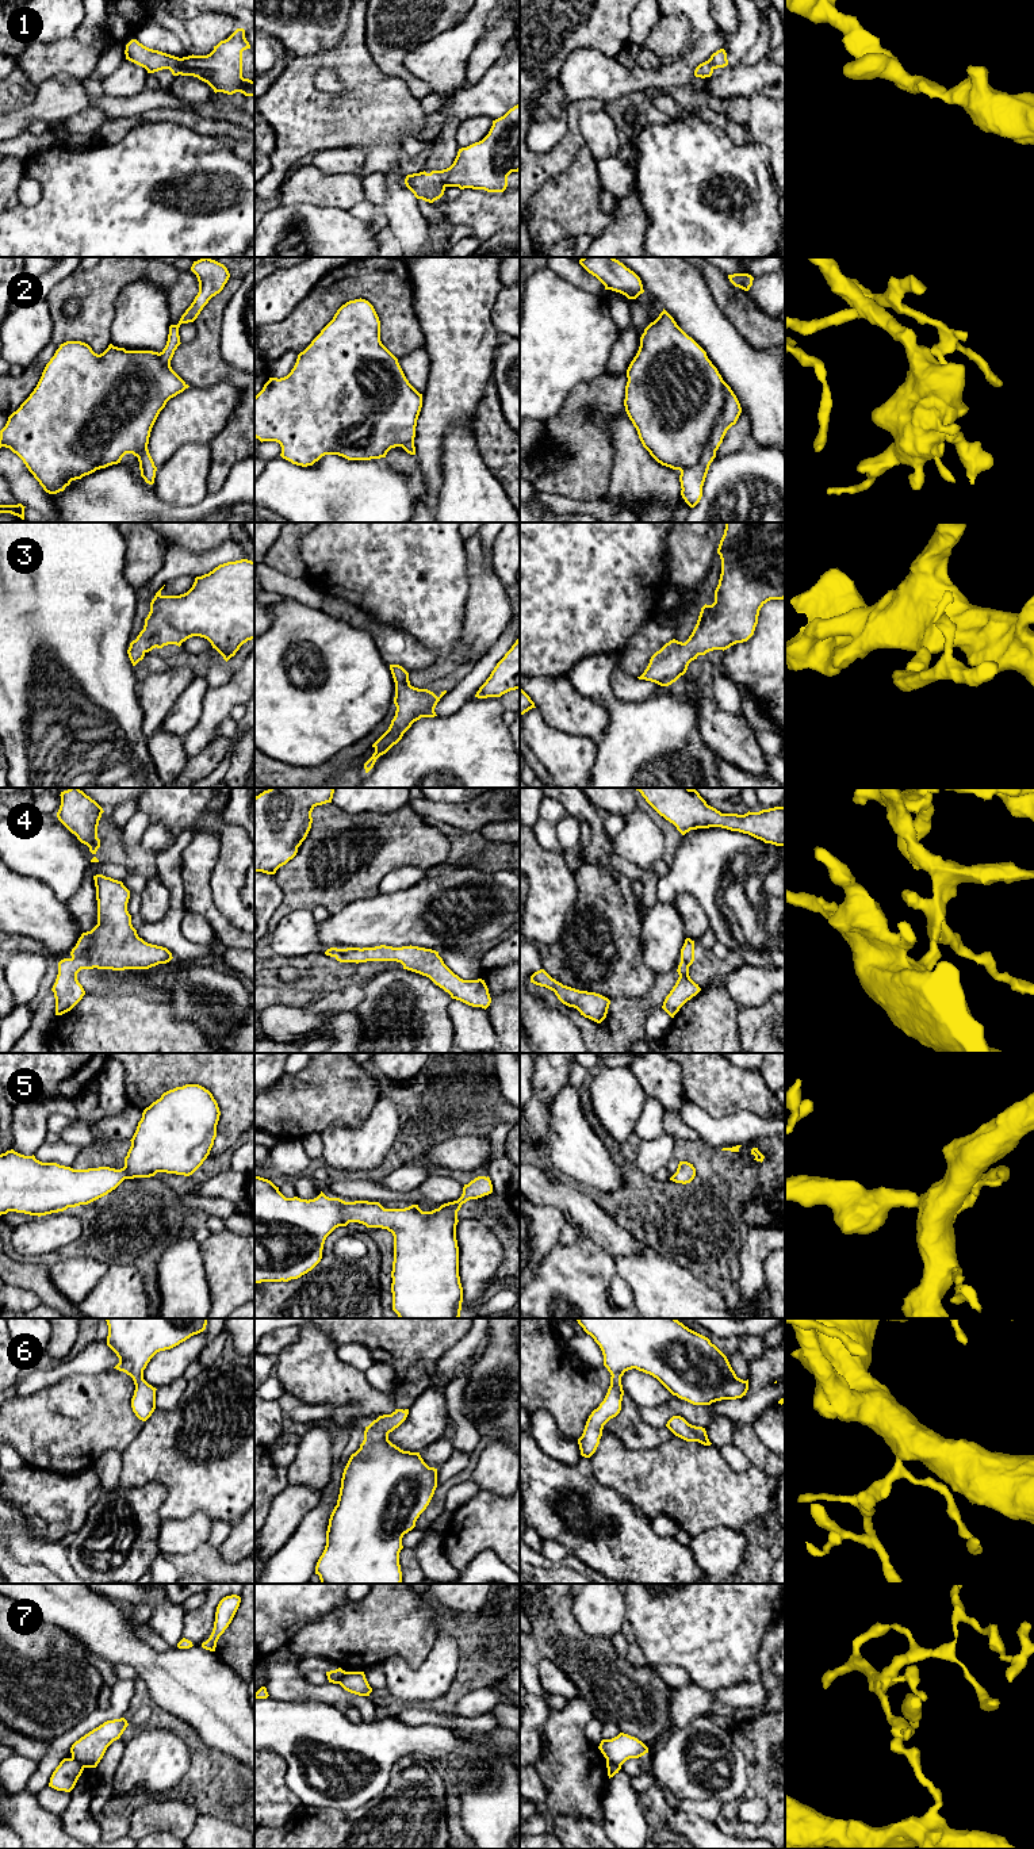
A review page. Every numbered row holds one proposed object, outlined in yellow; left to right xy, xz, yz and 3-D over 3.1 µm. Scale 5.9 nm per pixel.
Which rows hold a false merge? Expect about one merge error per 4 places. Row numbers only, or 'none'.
2, 7

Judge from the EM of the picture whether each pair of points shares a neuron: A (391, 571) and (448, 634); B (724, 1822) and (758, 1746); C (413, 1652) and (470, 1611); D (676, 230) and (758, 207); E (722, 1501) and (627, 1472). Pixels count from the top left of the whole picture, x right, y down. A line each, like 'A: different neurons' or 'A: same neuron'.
A: same neuron
B: same neuron
C: different neurons
D: same neuron
E: same neuron

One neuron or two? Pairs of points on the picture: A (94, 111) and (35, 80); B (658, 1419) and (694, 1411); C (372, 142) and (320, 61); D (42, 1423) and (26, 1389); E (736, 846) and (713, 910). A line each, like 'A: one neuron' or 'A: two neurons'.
A: one neuron
B: one neuron
C: one neuron
D: two neurons
E: one neuron

